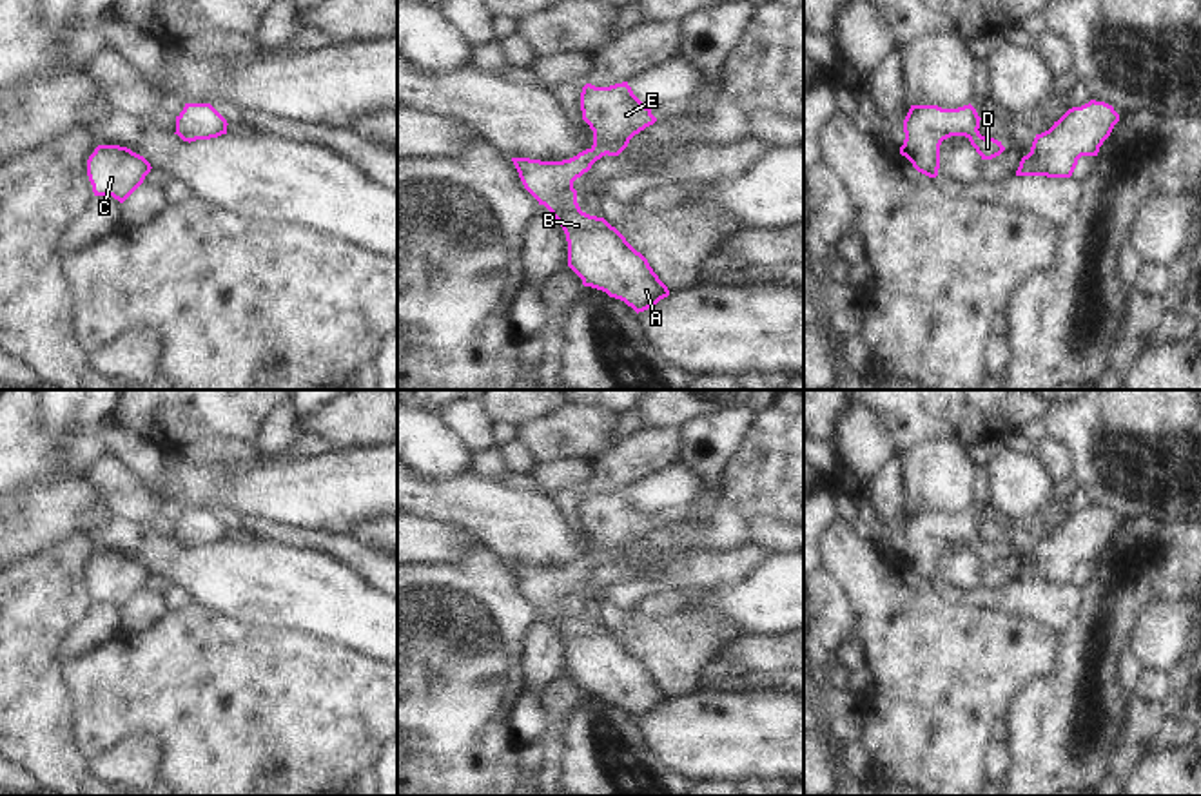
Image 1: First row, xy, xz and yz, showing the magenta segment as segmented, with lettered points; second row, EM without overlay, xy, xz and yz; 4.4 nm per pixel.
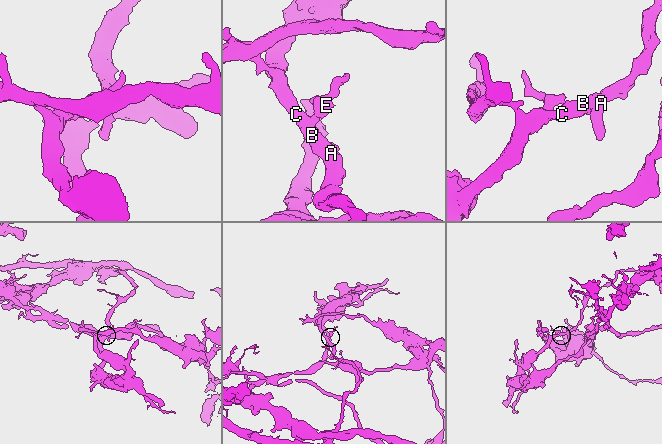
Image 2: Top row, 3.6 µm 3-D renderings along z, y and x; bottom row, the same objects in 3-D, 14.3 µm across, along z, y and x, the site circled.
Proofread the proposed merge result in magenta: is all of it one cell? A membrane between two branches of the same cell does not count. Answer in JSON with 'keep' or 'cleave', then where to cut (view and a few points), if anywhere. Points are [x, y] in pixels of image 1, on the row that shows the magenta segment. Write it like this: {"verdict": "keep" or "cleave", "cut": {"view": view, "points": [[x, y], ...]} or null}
{"verdict": "keep", "cut": null}

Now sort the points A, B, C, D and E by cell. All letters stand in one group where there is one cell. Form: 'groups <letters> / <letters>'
groups A B C D E

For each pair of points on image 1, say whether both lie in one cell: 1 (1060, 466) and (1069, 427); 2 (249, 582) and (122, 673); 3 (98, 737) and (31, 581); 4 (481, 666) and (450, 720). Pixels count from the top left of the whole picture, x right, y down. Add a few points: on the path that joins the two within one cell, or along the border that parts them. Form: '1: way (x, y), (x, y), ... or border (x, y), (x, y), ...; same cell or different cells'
1: border (1047, 432), (1067, 445), (1074, 475); different cells
2: border (196, 601), (251, 628); different cells
3: border (62, 662), (62, 673), (75, 704); different cells
4: way (468, 679), (450, 697), (450, 708); same cell

